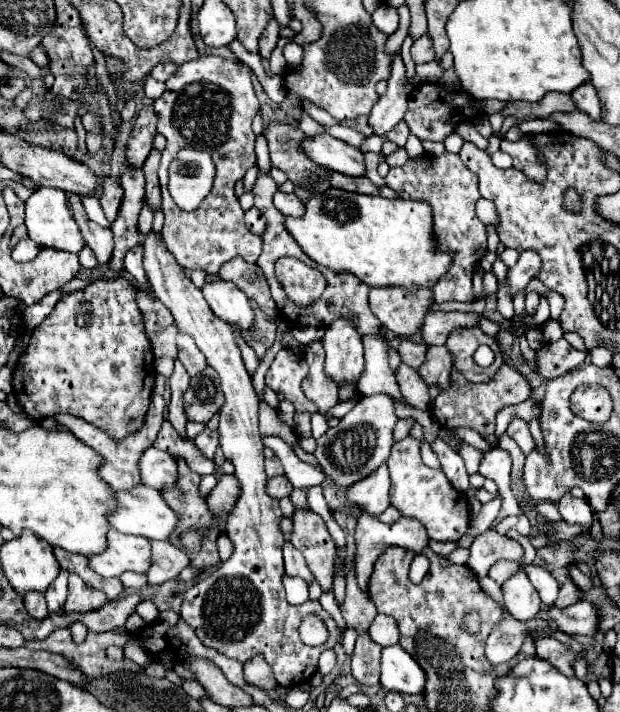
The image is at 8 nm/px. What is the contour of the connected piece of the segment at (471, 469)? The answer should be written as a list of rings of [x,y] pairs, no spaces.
[[[461,444],[459,450],[457,450],[457,454],[463,458],[467,472],[469,472],[469,474],[475,474],[475,472],[479,470],[479,464],[481,464],[485,452],[483,452],[483,450],[477,450],[477,448],[469,446],[469,444]]]

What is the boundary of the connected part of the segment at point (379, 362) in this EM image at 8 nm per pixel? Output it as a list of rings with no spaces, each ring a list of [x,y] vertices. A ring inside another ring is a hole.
[[[365,334],[365,369],[358,380],[357,390],[363,396],[385,392],[393,396],[397,402],[407,406],[403,400],[403,394],[399,390],[399,384],[395,380],[395,374],[389,366],[389,344],[387,338],[379,334]]]

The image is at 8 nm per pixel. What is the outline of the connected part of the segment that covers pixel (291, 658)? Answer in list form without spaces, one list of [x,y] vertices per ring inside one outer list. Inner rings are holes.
[[[151,232],[145,236],[145,272],[153,286],[153,294],[161,300],[173,314],[175,324],[181,332],[193,336],[199,350],[205,354],[207,364],[219,374],[221,392],[225,402],[221,406],[221,422],[219,422],[219,446],[223,456],[233,462],[235,476],[239,480],[239,498],[229,510],[225,522],[225,534],[235,544],[235,552],[227,562],[223,562],[217,570],[207,574],[203,580],[193,584],[183,594],[181,604],[181,620],[185,620],[197,634],[197,638],[209,646],[217,648],[229,658],[237,658],[247,662],[255,652],[261,652],[265,662],[273,668],[275,680],[279,686],[291,688],[305,684],[317,672],[319,654],[327,648],[333,648],[339,642],[339,630],[333,618],[319,602],[305,602],[293,606],[285,600],[285,590],[281,584],[283,576],[283,554],[281,548],[285,544],[281,532],[283,512],[279,508],[279,500],[271,498],[265,492],[267,476],[263,468],[263,442],[259,436],[259,400],[251,384],[251,376],[245,370],[241,350],[235,342],[233,330],[223,320],[213,316],[209,304],[201,296],[189,280],[185,280],[183,268],[173,260],[173,254],[167,252],[165,242]],[[309,613],[319,615],[329,630],[329,638],[323,646],[305,646],[299,638],[299,624]]]

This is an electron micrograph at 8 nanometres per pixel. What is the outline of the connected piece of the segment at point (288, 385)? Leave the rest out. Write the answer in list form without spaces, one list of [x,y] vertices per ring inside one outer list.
[[[283,348],[277,352],[275,360],[271,362],[271,368],[267,370],[267,386],[275,392],[281,390],[283,396],[295,404],[297,412],[319,412],[317,406],[311,400],[307,400],[307,396],[301,390],[301,380],[307,376],[308,370],[303,354]]]

